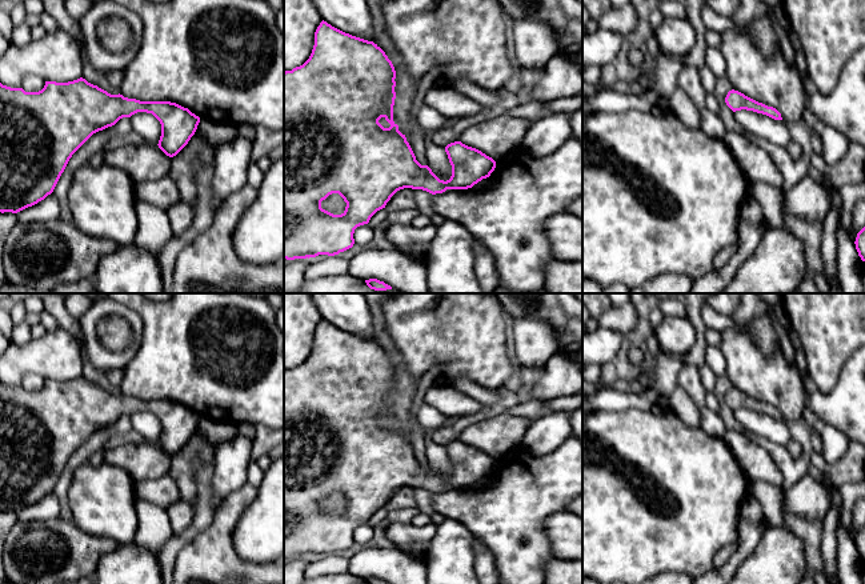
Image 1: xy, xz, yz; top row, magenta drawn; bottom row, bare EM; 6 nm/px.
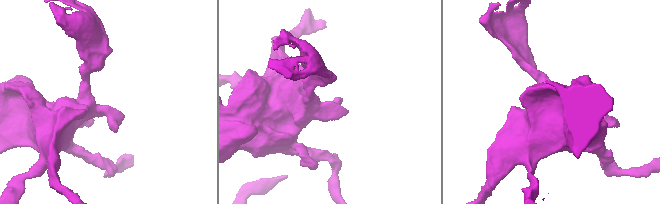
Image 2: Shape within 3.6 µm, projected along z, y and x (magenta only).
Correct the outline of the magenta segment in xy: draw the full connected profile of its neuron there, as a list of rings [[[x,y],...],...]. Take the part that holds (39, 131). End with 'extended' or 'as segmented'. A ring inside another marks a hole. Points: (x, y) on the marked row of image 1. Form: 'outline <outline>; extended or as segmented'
outline [[[80,77],[68,83],[45,81],[39,92],[25,92],[0,83],[0,212],[17,213],[51,195],[72,155],[96,132],[115,125],[137,112],[152,113],[161,124],[159,148],[169,157],[176,156],[195,135],[200,117],[171,101],[140,101],[107,91]]]; as segmented

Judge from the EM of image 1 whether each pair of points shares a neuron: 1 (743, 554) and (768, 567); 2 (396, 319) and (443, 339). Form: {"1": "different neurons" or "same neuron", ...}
{"1": "different neurons", "2": "same neuron"}

